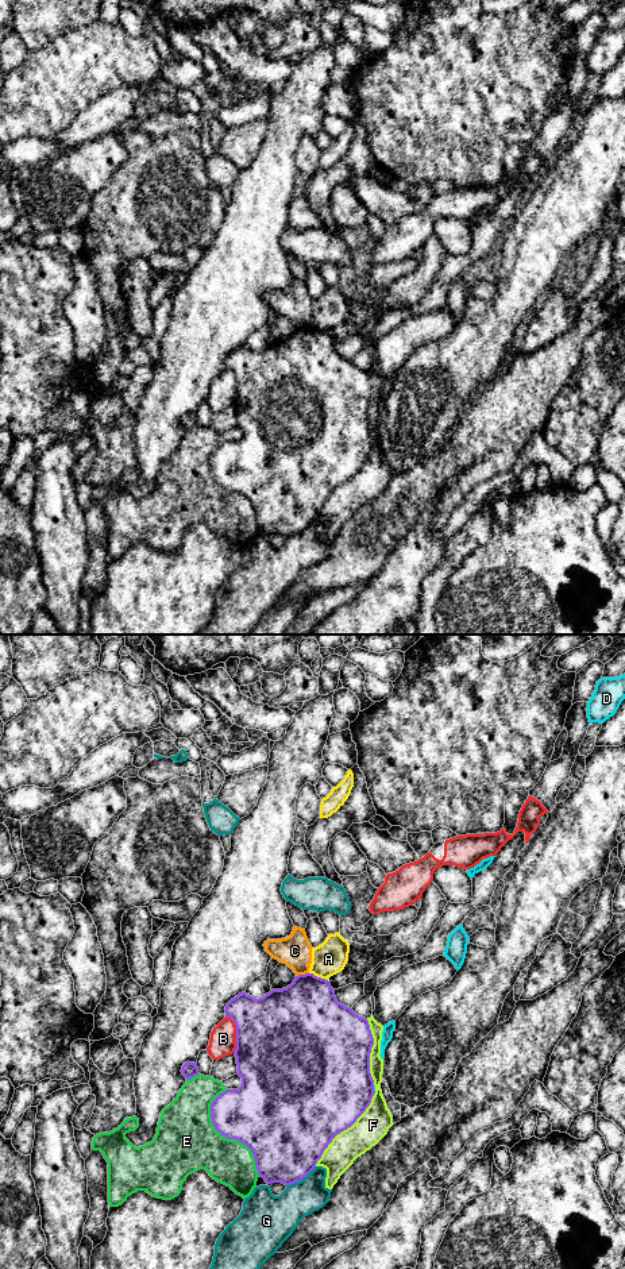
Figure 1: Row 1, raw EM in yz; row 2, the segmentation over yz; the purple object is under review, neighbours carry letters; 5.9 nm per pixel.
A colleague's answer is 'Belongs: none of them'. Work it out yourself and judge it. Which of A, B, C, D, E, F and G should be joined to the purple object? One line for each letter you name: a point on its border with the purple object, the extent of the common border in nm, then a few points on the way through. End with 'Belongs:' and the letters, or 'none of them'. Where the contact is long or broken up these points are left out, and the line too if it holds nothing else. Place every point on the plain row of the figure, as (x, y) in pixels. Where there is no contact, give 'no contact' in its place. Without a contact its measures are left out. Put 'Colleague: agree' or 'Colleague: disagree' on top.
Colleague: agree
Belongs: none of them

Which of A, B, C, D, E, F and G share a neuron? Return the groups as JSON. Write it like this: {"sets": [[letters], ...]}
{"sets": [["A"], ["B"], ["C"], ["D"], ["E"], ["F"], ["G"]]}

